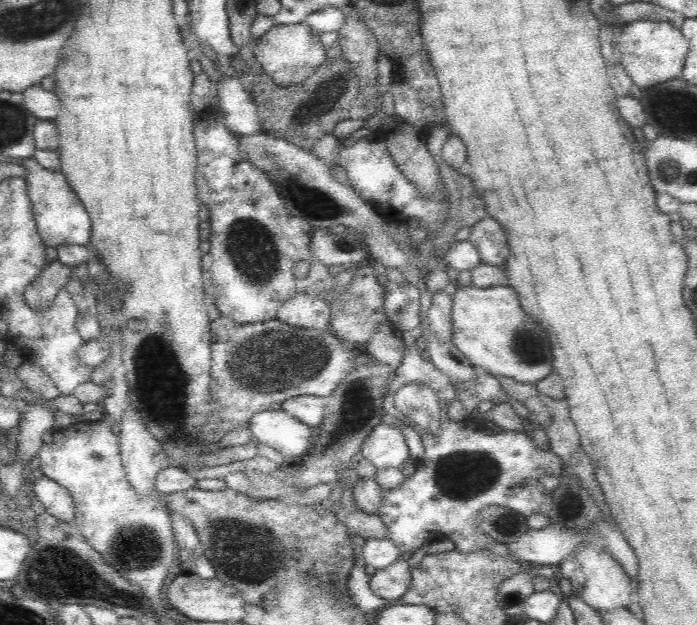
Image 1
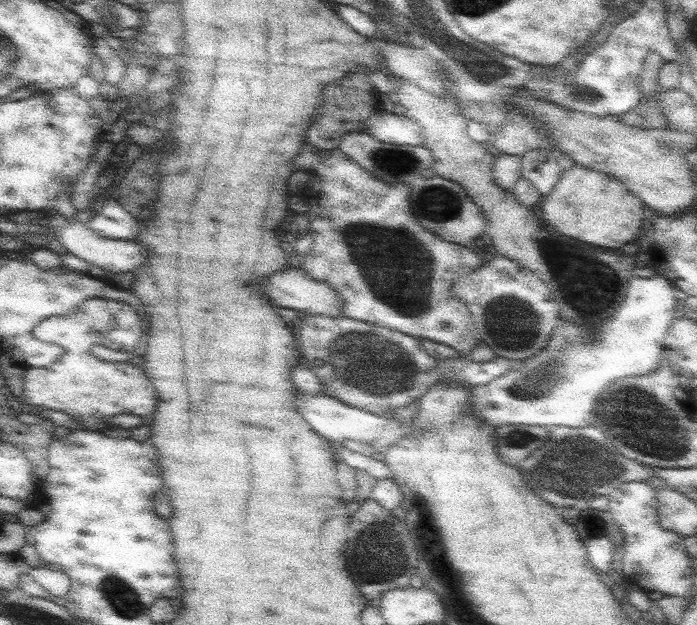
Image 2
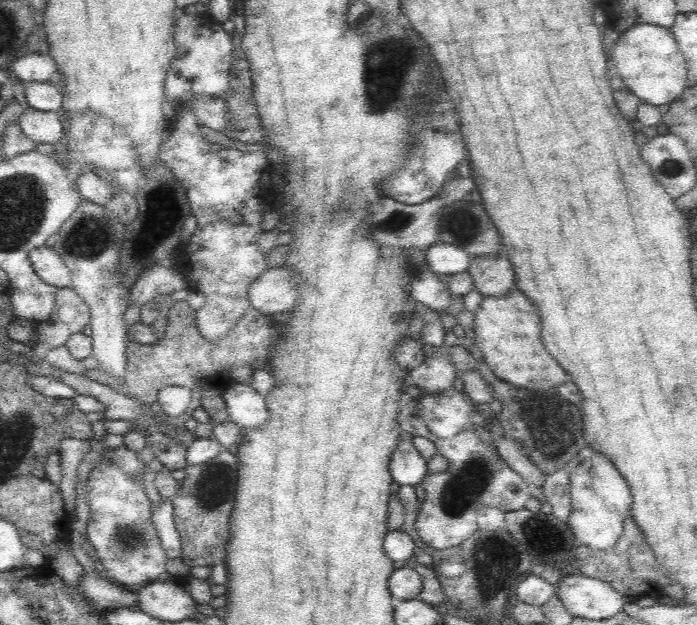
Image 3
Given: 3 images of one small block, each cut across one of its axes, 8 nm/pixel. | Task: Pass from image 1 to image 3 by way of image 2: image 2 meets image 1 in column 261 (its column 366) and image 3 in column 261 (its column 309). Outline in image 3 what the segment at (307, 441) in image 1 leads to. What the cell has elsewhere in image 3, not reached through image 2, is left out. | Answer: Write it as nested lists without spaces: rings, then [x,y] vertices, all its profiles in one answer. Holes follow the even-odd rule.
[[[233,383],[223,393],[228,419],[241,430],[258,428],[260,424],[266,424],[268,409],[265,398],[262,397],[252,386]]]

